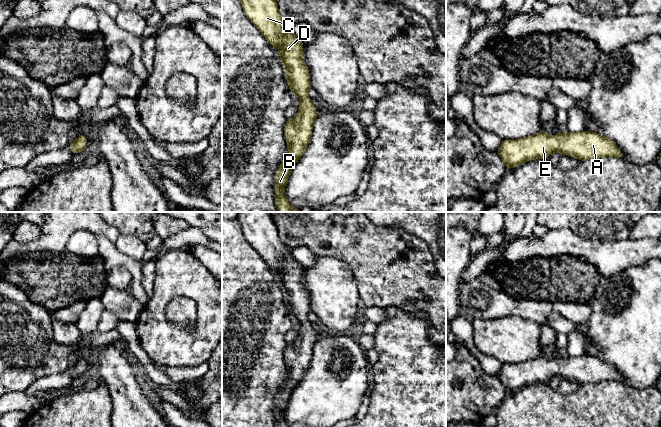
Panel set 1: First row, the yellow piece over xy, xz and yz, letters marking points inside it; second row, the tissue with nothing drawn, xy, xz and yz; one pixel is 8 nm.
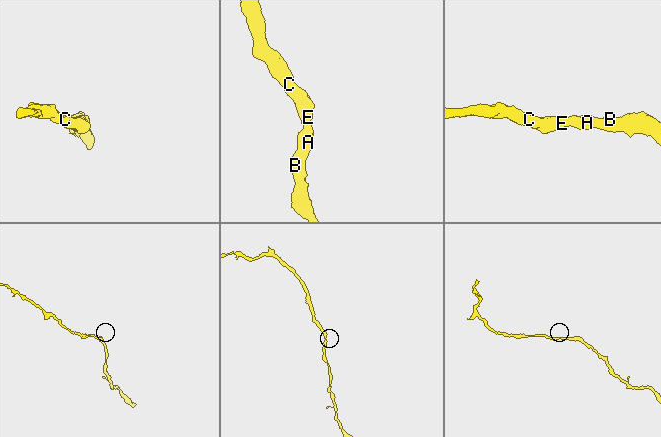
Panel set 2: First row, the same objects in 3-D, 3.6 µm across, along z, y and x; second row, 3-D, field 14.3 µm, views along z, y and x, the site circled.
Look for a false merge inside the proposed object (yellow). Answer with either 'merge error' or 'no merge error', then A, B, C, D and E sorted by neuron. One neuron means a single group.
no merge error; groups A B C D E

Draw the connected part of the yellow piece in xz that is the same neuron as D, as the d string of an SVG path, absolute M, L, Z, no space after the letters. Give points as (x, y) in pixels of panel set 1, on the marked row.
M276 0L240 1L250 21L268 43L279 50L288 86L302 100L298 114L293 119L287 119L284 136L288 144L288 153L275 178L278 212L300 212L300 209L288 203L284 186L294 164L301 158L310 142L313 123L318 116L313 101L308 98L311 85L309 70L303 61L303 42L293 34L291 25L280 17Z

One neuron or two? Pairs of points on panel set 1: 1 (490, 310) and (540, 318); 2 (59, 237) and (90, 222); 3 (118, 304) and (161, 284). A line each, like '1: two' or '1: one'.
1: one
2: one
3: two

